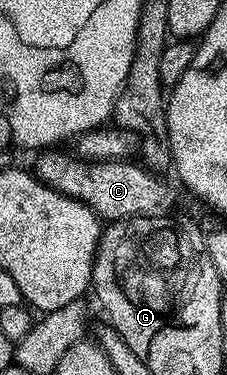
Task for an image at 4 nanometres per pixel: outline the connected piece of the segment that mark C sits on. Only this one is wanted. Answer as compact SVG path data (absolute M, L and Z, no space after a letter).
M45 150L40 153L35 167L35 175L56 192L83 202L102 221L127 220L130 216L159 216L174 211L173 203L177 192L158 173L131 163L128 159L120 160L85 160L76 155L61 152L65 150Z

